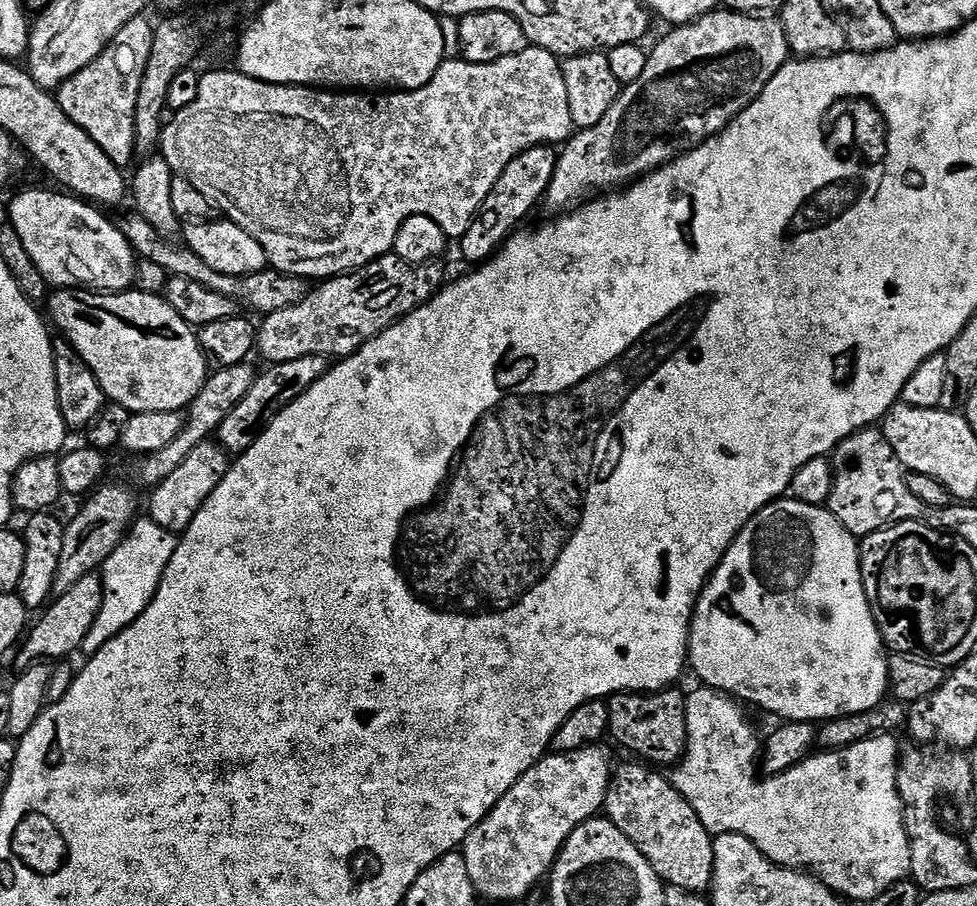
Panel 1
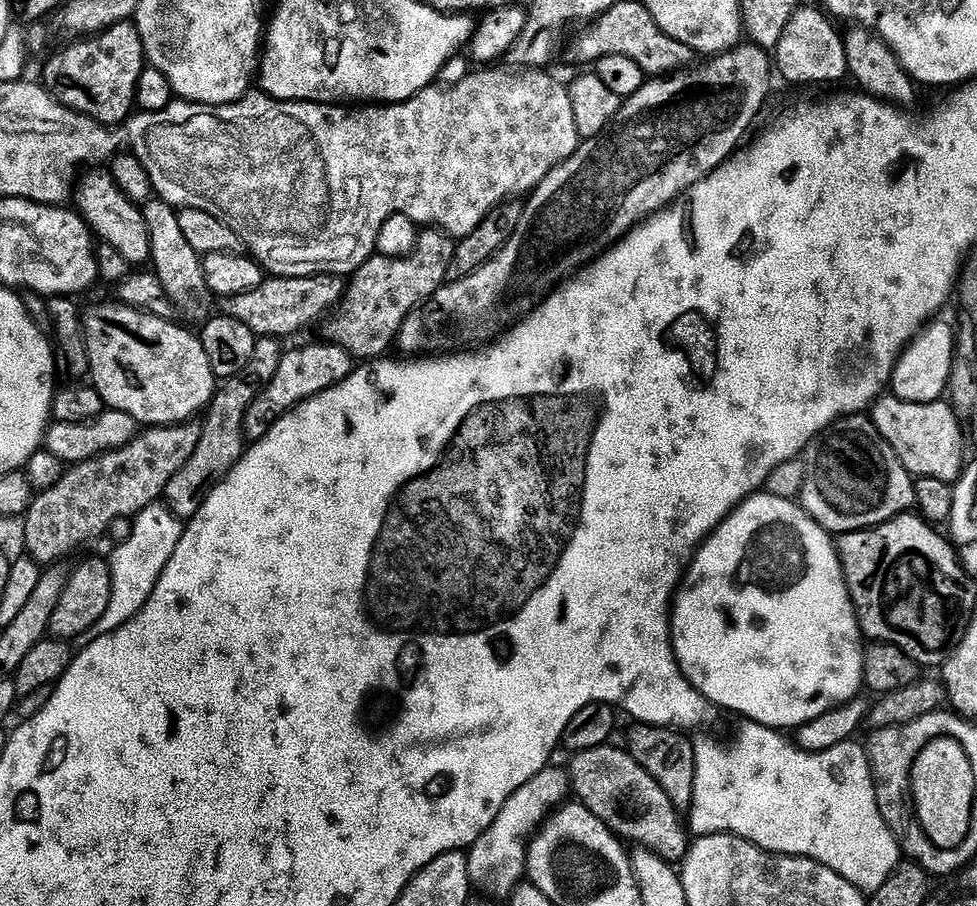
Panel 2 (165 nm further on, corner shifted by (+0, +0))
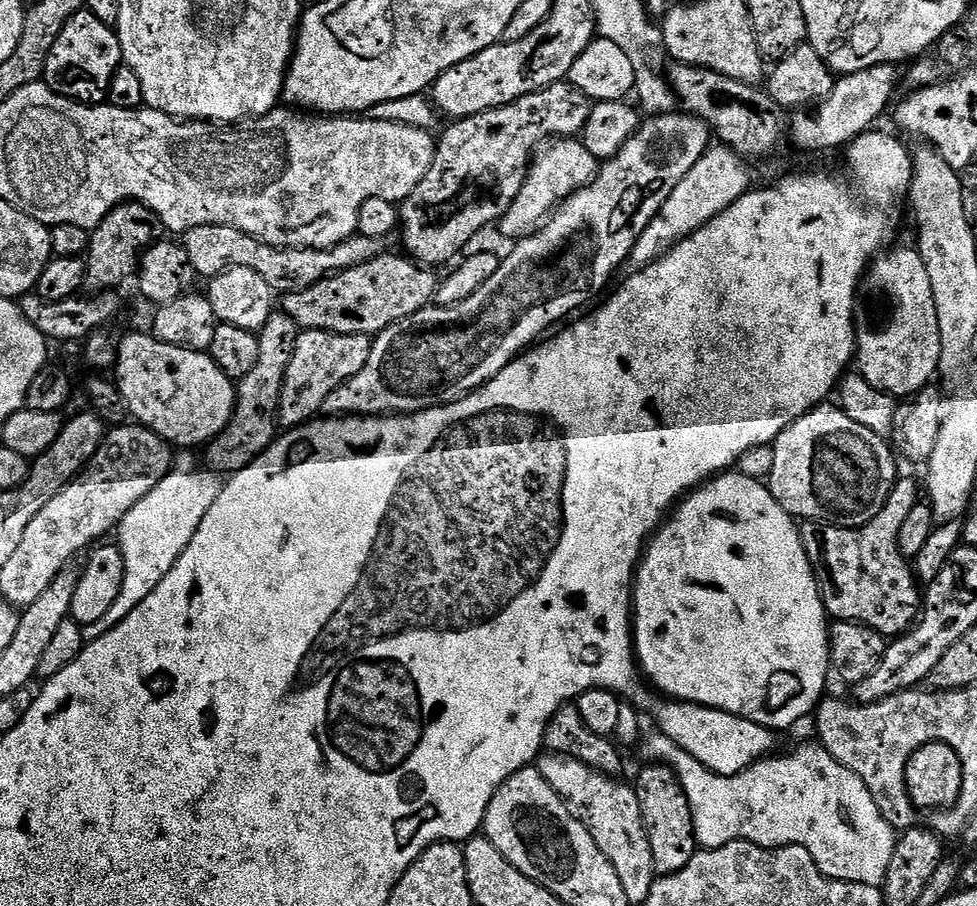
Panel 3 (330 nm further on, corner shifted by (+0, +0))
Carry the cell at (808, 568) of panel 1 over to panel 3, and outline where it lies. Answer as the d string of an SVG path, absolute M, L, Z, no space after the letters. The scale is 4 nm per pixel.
M729 470L701 484L675 505L674 511L656 529L655 536L645 547L636 569L632 594L634 651L638 667L646 677L647 683L657 693L674 700L685 700L687 704L717 708L728 712L731 716L741 716L773 730L792 728L803 716L811 717L815 713L820 701L825 699L824 687L828 684L828 676L830 677L832 662L828 645L830 617L824 610L824 597L820 595L820 584L816 581L812 563L804 549L801 529L798 524L796 528L796 524L794 517L786 510L782 510L782 506L778 506L767 483L746 478L738 470Z

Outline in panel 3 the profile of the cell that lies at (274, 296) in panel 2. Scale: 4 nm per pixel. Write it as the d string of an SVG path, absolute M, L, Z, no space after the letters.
M381 254L370 262L355 264L344 272L336 272L333 276L327 276L322 282L314 282L306 290L283 293L282 311L289 316L302 330L324 330L326 332L337 332L345 336L375 337L382 330L418 314L422 309L429 307L435 301L438 289L438 277L428 266L421 266L407 255L387 256Z

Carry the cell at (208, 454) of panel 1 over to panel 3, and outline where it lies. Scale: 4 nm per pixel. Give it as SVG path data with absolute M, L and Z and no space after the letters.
M282 310L273 311L266 326L258 333L258 363L236 384L236 405L230 422L203 449L203 463L217 474L235 474L250 466L272 445L278 435L282 384L290 358L294 358L294 346L302 329Z

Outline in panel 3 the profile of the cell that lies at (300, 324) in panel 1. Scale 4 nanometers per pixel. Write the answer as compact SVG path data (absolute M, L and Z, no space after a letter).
M561 82L540 92L526 94L513 104L449 123L444 141L439 141L436 161L430 166L426 178L418 182L399 209L399 227L402 232L404 228L403 251L421 266L437 266L454 259L483 224L503 221L526 182L528 169L537 151L536 144L543 145L553 138L579 137L590 118L592 106L593 101L582 94L582 90L575 88L571 82Z

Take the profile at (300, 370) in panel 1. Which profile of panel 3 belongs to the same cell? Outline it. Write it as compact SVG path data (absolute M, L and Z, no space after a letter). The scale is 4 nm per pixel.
M324 330L301 331L294 346L294 358L290 358L290 366L286 368L286 378L282 384L279 427L291 430L309 423L323 409L326 398L330 398L330 394L338 390L338 386L354 378L354 374L358 374L358 370L366 366L372 342L373 337L370 336L343 336Z

